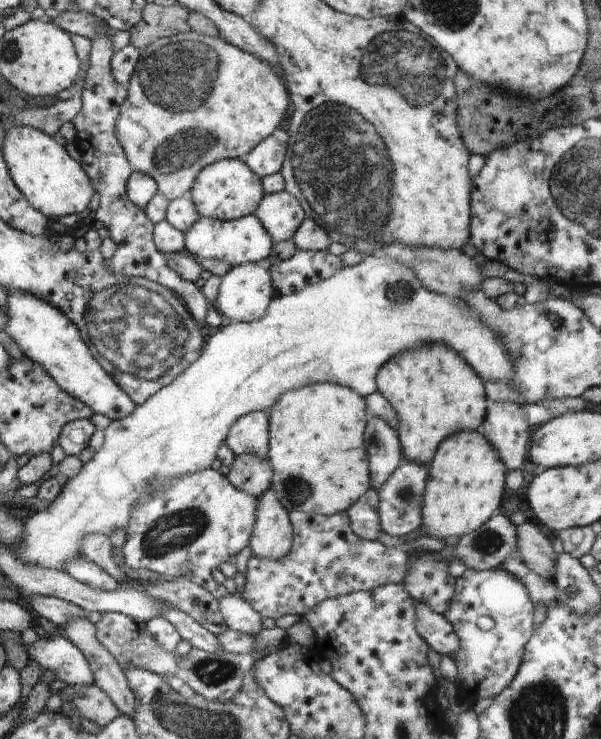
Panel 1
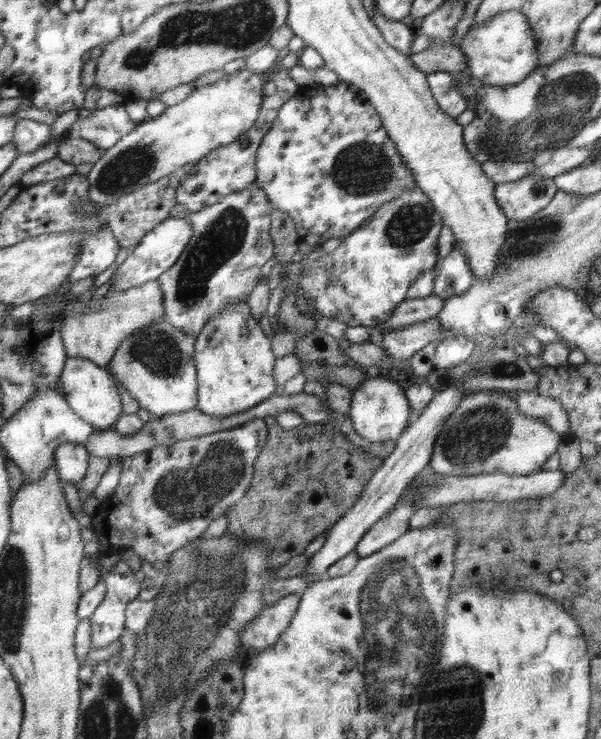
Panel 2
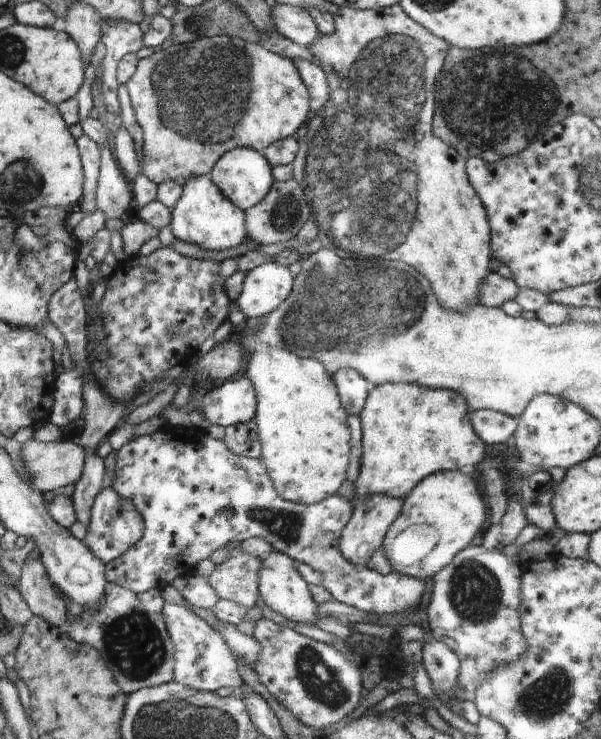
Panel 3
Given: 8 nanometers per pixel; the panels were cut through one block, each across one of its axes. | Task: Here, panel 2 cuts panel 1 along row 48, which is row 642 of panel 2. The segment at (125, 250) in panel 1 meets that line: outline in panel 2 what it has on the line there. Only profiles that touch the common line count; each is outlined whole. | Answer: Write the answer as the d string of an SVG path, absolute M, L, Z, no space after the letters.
M120 560L111 570L103 571L102 581L106 583L103 601L91 618L91 646L106 648L118 639L125 630L124 611L131 600L135 600L144 588L143 582L136 582L133 571L126 561Z

